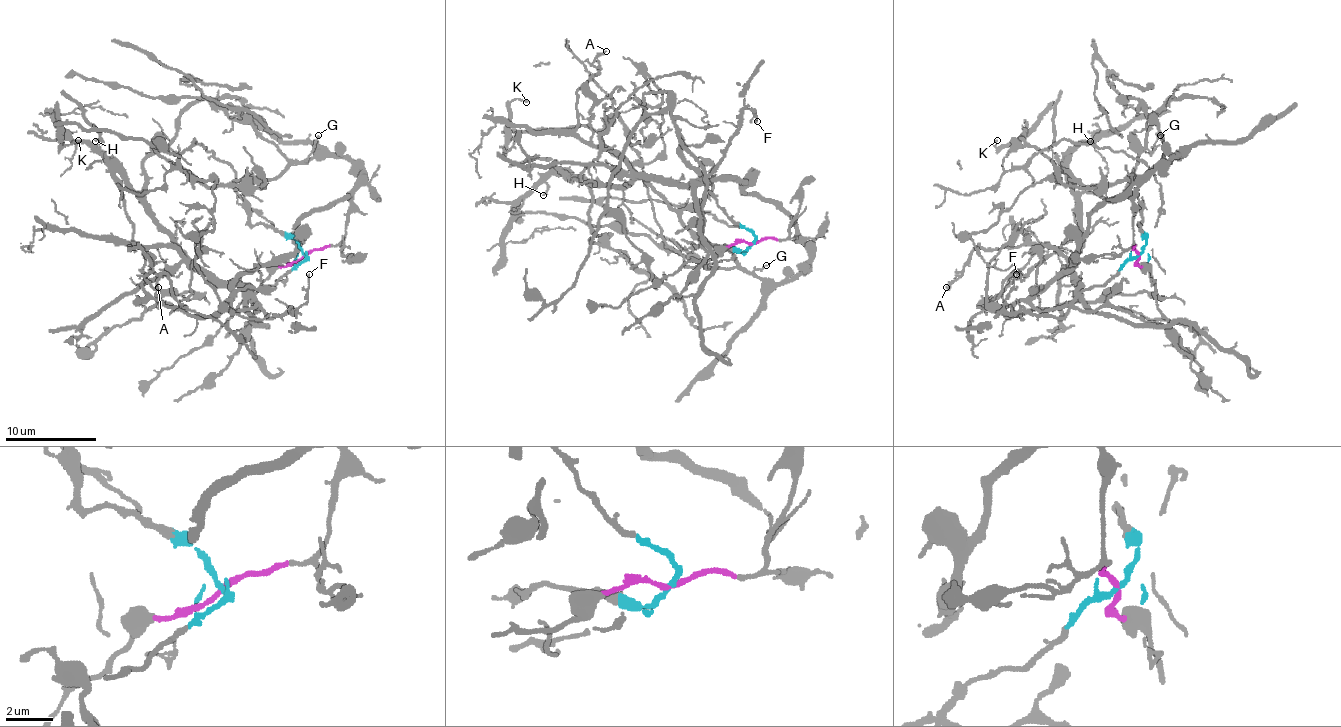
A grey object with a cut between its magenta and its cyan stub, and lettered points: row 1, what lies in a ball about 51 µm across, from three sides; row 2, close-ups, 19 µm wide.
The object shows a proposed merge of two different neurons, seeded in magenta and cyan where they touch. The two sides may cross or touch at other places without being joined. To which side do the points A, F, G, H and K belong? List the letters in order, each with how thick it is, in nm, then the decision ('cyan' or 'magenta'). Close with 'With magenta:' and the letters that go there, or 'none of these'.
A: 190 nm | cyan
F: 130 nm | cyan
G: 130 nm | magenta
H: 130 nm | cyan
K: 160 nm | magenta
With magenta: G, K

